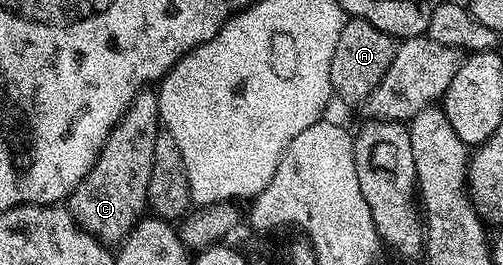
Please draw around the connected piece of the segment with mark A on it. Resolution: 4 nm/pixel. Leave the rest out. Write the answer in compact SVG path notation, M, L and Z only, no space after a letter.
M350 17L340 31L340 39L336 39L332 51L332 63L328 70L328 85L333 96L342 101L365 102L372 90L384 79L384 71L392 63L396 55L398 45L395 38L390 37L384 31L372 27L359 17Z

